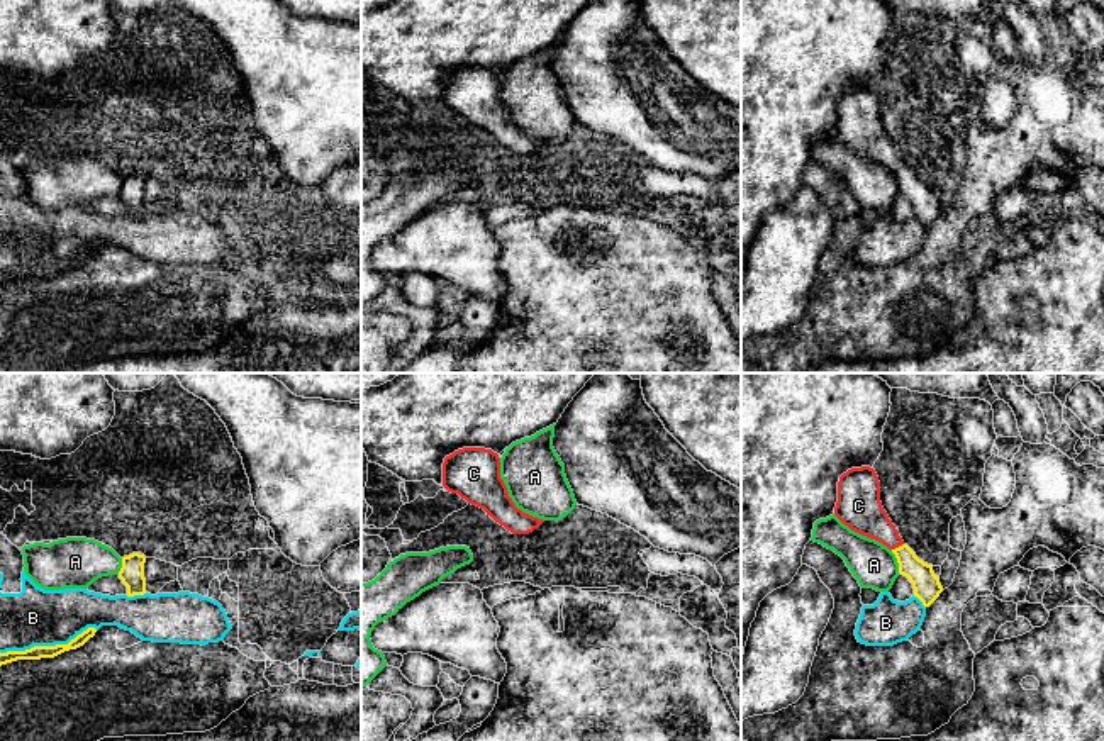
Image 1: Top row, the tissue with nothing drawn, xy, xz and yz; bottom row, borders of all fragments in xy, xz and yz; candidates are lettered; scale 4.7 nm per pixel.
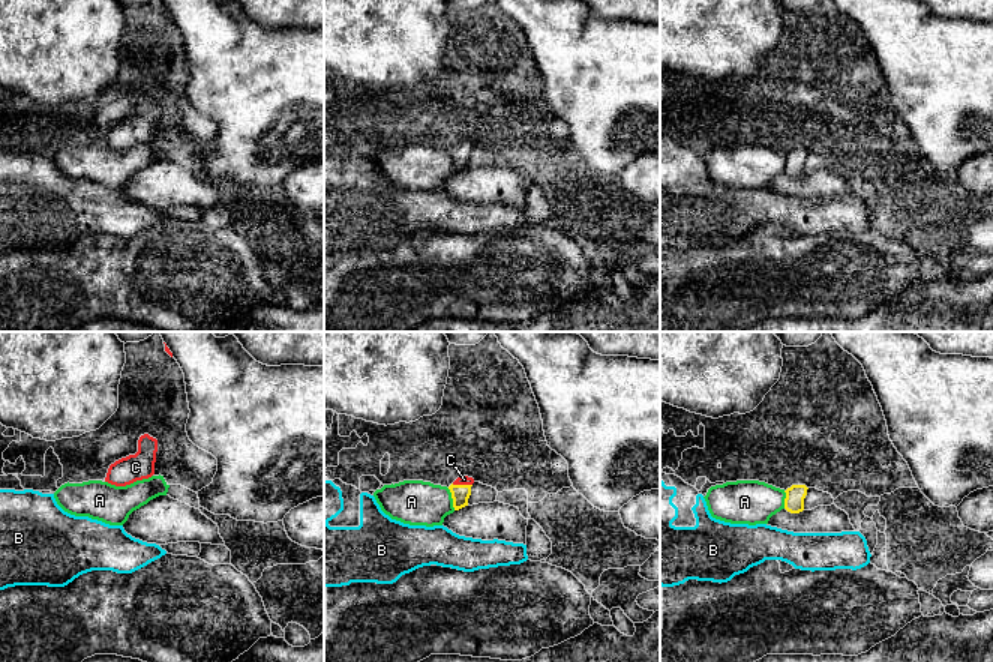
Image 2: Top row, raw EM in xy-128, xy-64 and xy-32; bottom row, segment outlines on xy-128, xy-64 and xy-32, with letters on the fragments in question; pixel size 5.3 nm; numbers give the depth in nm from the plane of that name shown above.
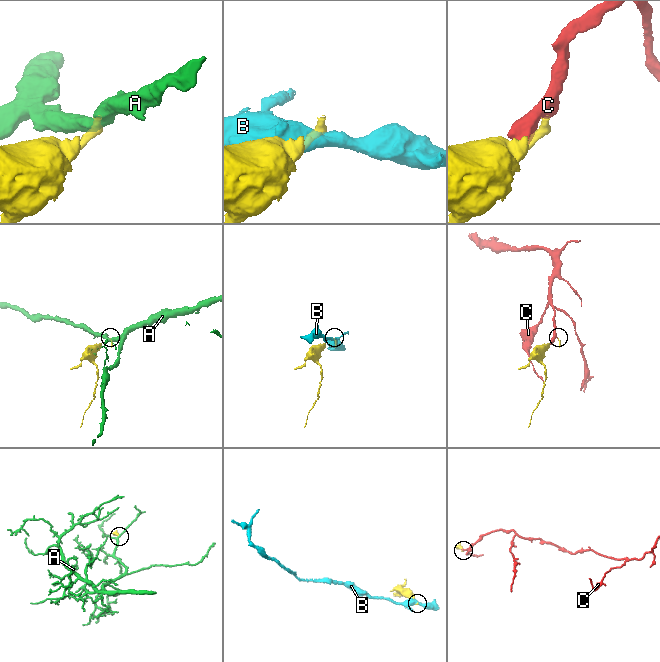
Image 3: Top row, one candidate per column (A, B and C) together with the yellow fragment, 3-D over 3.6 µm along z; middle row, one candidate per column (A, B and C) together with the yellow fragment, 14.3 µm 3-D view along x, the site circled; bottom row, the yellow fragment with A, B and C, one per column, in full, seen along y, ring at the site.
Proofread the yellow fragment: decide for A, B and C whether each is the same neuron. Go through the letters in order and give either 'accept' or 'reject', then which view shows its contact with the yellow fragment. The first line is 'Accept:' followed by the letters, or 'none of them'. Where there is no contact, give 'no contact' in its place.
Accept: C
A: reject | yz
B: reject | xy
C: accept | yz

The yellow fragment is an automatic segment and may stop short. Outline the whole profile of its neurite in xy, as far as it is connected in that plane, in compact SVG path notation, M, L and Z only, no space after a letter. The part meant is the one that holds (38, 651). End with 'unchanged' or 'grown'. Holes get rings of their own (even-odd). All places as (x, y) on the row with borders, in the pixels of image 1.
M88 627L81 634L78 634L75 639L71 639L68 644L56 644L56 646L34 646L25 651L7 651L0 653L0 666L17 661L17 660L41 660L41 658L54 658L64 651L76 649L83 646L90 638L93 638L97 632L95 627Z | unchanged

